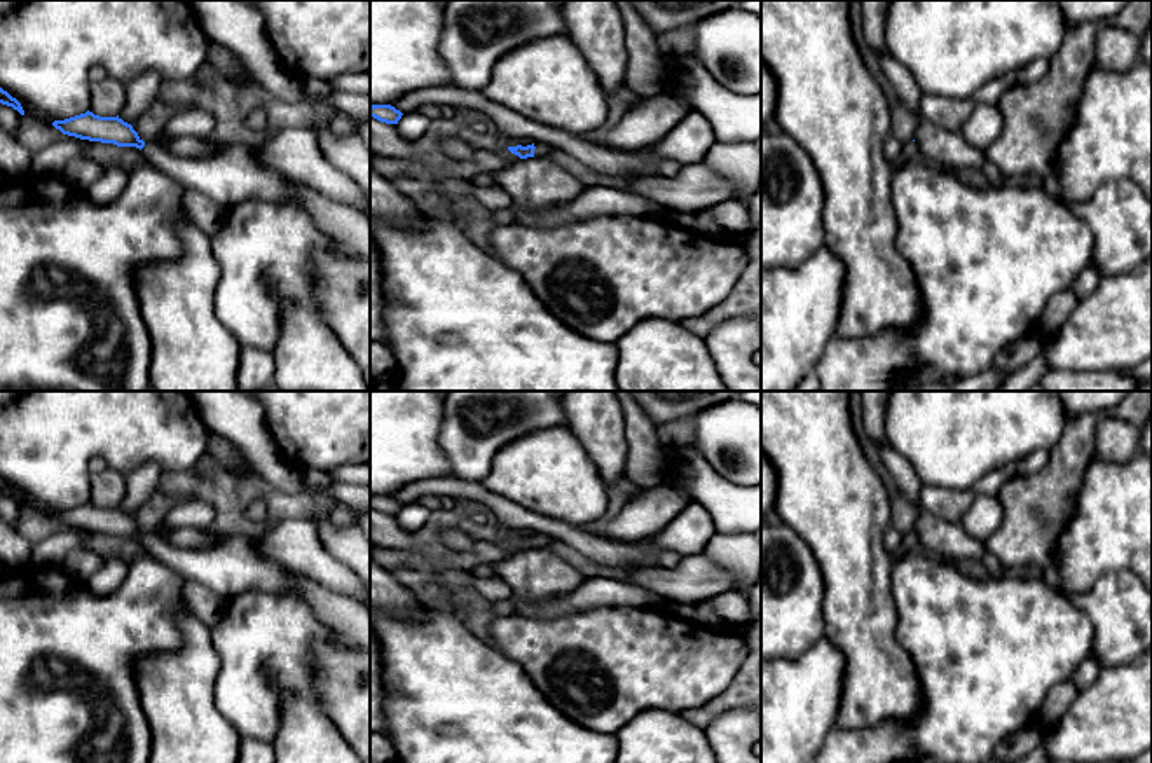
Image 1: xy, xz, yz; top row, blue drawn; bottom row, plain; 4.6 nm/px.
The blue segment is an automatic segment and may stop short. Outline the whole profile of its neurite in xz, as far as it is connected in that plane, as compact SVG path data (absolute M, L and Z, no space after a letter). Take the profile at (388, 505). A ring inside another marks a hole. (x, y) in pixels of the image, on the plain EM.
M372 496L370 498L370 508L381 513L386 513L386 515L398 515L401 506L403 505L391 496Z

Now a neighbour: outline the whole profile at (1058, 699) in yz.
M1073 679L1063 681L1056 686L1053 686L1040 707L1039 714L1039 723L1044 726L1047 732L1054 728L1063 716L1063 712L1070 707L1070 704L1077 697L1077 686Z

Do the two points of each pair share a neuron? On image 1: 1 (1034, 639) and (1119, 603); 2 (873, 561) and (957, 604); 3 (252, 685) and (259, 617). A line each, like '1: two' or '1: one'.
1: two
2: two
3: one

